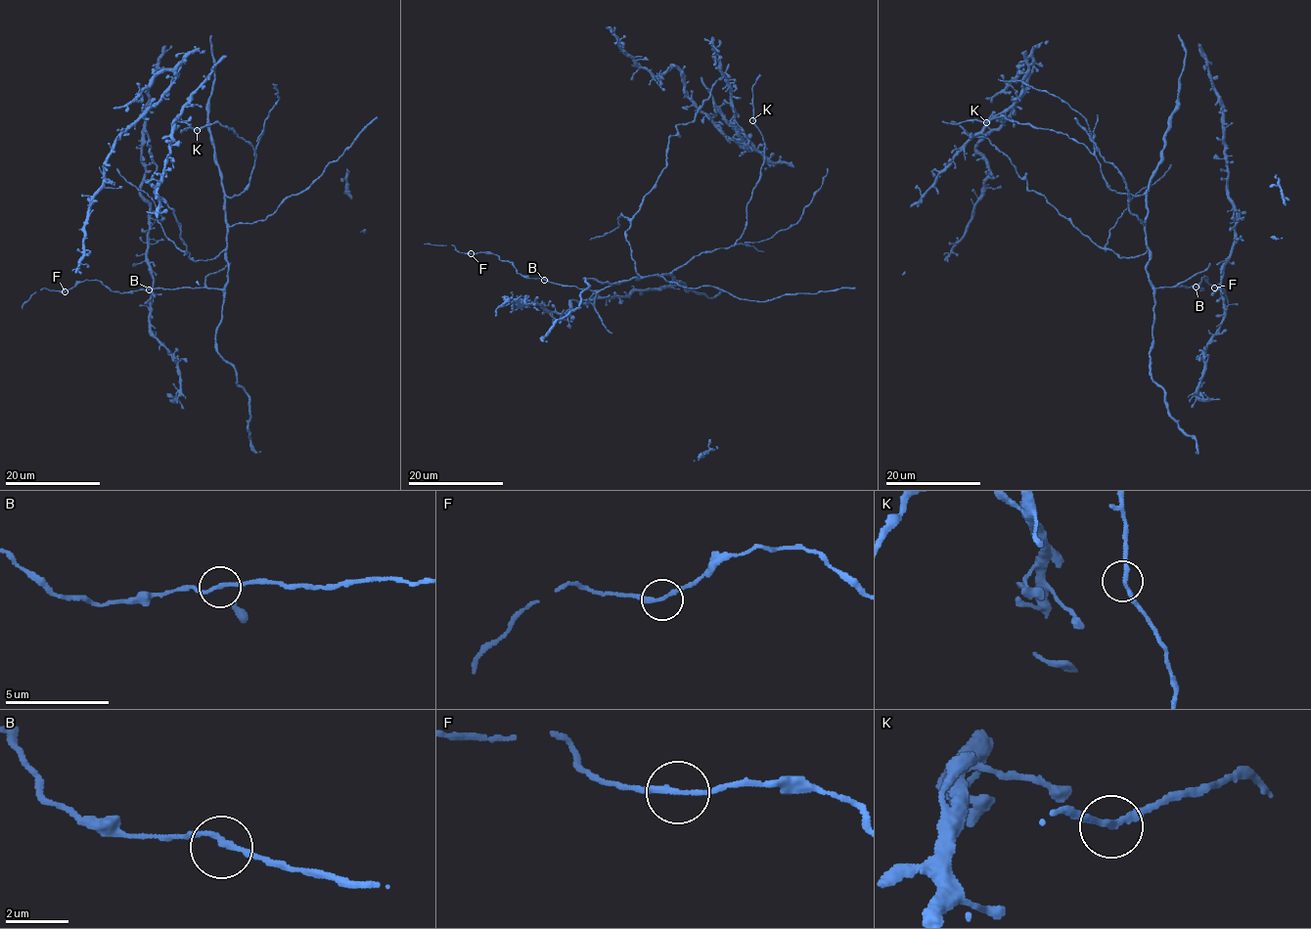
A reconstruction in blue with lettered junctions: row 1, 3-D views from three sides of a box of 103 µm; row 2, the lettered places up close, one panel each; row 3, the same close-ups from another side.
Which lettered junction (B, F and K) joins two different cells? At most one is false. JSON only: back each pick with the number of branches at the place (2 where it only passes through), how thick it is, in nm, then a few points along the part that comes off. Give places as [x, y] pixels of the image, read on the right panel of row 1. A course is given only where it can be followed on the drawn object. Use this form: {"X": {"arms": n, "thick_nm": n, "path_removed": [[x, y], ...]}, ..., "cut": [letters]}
{"F": {"arms": 2, "thick_nm": 190, "path_removed": [[1215, 287], [1221, 287], [1219, 284], [1222, 287], [1228, 303]]}, "cut": ["F"]}

